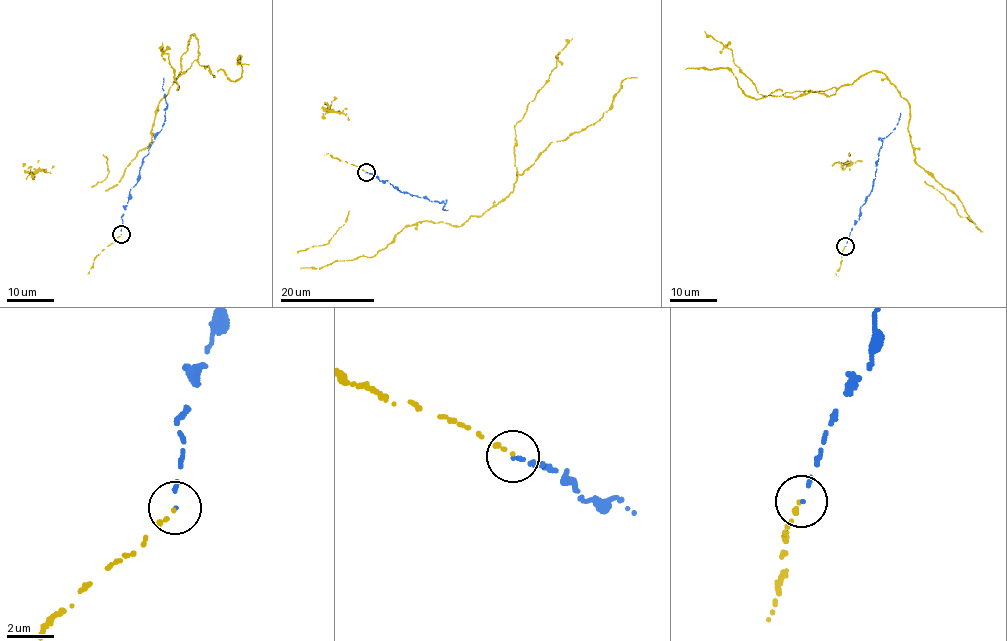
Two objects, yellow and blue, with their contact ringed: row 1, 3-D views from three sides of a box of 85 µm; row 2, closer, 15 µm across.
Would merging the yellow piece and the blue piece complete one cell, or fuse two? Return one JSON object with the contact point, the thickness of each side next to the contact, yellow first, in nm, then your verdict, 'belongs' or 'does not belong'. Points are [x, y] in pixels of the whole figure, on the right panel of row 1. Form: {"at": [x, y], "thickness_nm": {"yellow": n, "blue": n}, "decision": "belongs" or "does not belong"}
{"at": [845, 246], "thickness_nm": {"yellow": 90, "blue": 110}, "decision": "belongs"}

